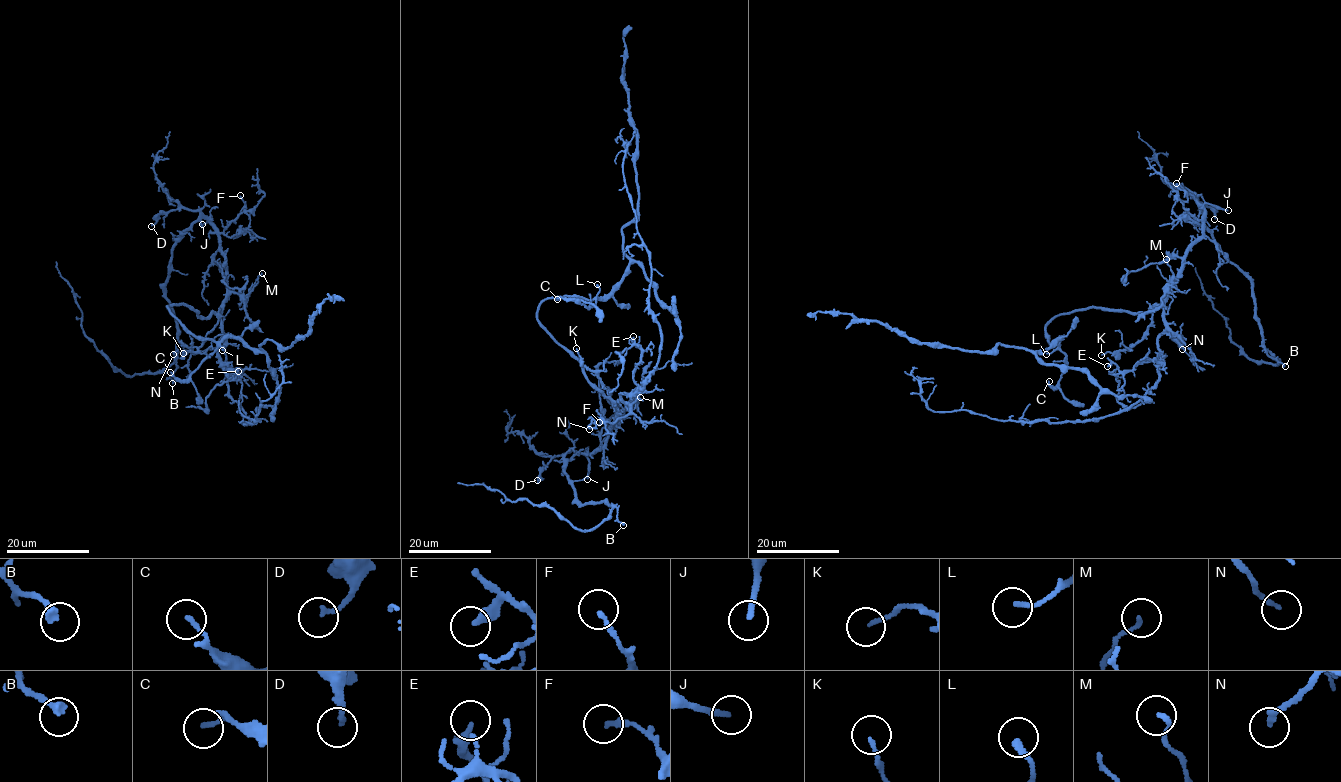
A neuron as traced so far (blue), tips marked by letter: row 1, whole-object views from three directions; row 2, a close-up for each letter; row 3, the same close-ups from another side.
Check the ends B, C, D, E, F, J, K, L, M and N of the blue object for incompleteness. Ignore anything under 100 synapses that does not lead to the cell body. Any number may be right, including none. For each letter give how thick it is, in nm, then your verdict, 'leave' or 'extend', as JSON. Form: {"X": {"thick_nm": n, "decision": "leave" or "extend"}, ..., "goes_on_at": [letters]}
{"B": {"thick_nm": 300, "decision": "leave"}, "C": {"thick_nm": 170, "decision": "leave"}, "D": {"thick_nm": 170, "decision": "leave"}, "E": {"thick_nm": 320, "decision": "leave"}, "F": {"thick_nm": 190, "decision": "leave"}, "J": {"thick_nm": 200, "decision": "extend"}, "K": {"thick_nm": 140, "decision": "leave"}, "L": {"thick_nm": 180, "decision": "leave"}, "M": {"thick_nm": 160, "decision": "leave"}, "N": {"thick_nm": 200, "decision": "leave"}, "goes_on_at": ["J"]}

